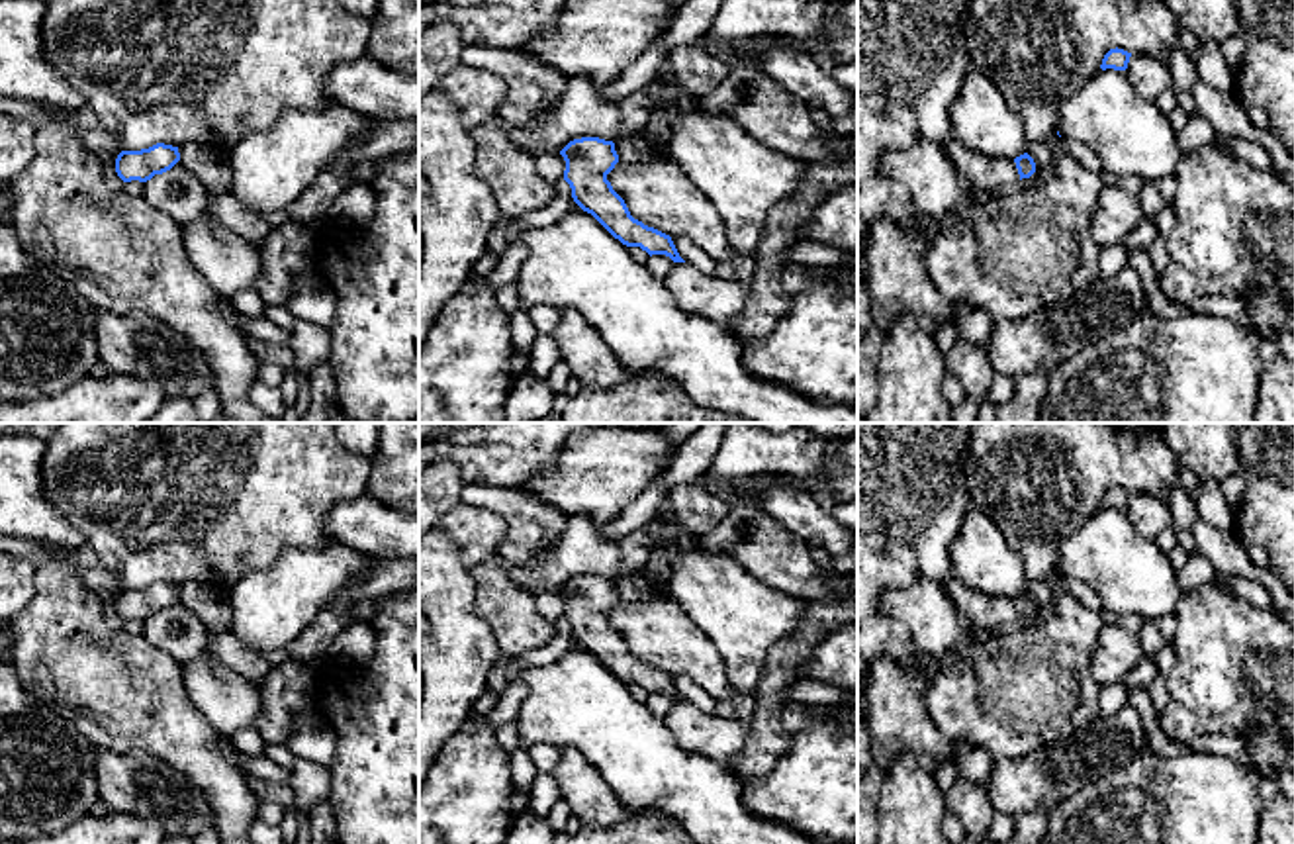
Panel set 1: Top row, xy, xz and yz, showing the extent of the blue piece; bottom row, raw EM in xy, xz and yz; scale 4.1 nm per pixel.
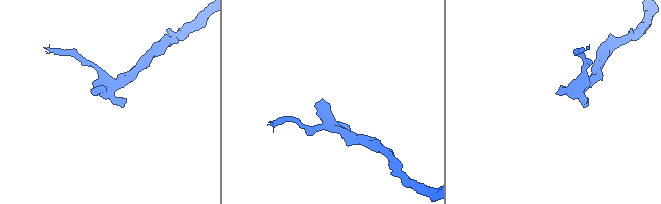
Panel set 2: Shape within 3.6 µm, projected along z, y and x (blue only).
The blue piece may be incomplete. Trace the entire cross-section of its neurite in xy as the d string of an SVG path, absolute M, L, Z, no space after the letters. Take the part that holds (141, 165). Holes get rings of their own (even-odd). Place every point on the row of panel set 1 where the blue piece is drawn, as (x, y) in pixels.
M157 143L141 151L121 151L116 159L116 172L123 182L147 182L170 170L178 161L178 147Z

